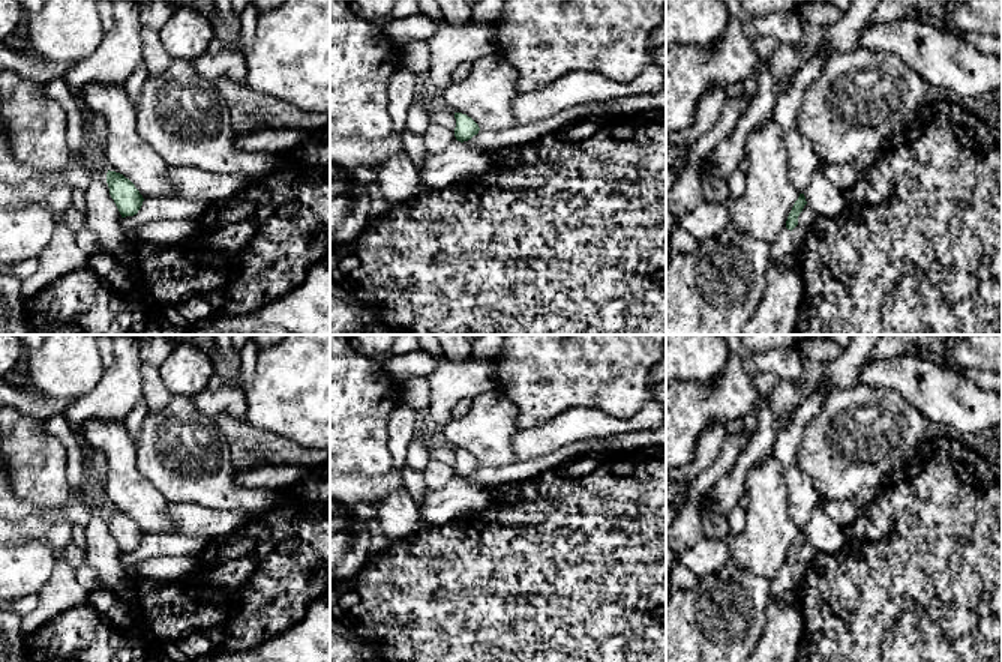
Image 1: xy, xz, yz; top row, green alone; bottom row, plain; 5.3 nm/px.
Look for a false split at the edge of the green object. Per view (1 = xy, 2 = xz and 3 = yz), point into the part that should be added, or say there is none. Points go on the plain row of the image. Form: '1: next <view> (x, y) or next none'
1: next none
2: next none
3: next yz (783, 583)

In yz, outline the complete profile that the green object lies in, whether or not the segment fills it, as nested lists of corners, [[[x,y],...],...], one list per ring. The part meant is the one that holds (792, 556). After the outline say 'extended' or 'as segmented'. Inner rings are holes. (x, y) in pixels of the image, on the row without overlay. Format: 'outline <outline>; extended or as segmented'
outline [[[800,530],[788,552],[786,563],[780,567],[780,570],[776,573],[776,578],[770,584],[770,594],[772,600],[786,596],[790,590],[795,588],[796,582],[792,578],[790,569],[798,561],[798,552],[806,540],[807,537],[804,530]]]; extended

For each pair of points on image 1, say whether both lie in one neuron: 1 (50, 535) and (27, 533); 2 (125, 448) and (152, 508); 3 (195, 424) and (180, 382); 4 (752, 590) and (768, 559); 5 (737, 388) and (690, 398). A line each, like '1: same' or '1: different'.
1: same
2: same
3: different
4: different
5: same

